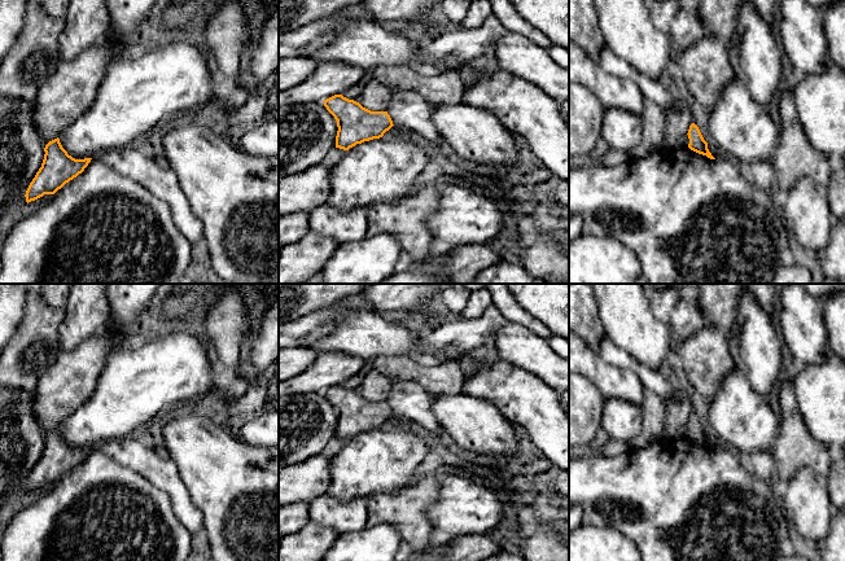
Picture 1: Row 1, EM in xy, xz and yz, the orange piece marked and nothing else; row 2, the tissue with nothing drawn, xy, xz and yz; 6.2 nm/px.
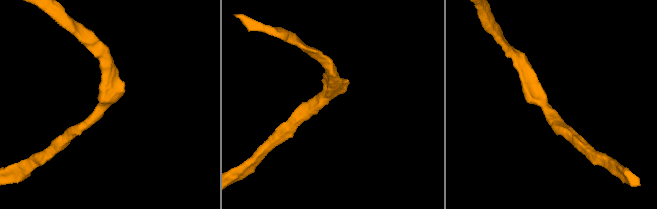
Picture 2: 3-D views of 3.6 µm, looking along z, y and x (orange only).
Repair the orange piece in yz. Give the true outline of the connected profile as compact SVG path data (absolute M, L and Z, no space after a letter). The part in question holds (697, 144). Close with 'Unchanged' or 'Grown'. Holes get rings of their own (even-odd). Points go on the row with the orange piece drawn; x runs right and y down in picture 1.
M692 123L688 130L689 144L688 148L699 154L706 155L710 159L715 159L708 149L708 143L704 140L699 127Z. Unchanged

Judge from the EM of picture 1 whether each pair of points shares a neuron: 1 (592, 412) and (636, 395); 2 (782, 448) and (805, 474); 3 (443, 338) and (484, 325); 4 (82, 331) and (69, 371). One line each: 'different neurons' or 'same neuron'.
1: different neurons
2: different neurons
3: same neuron
4: different neurons

